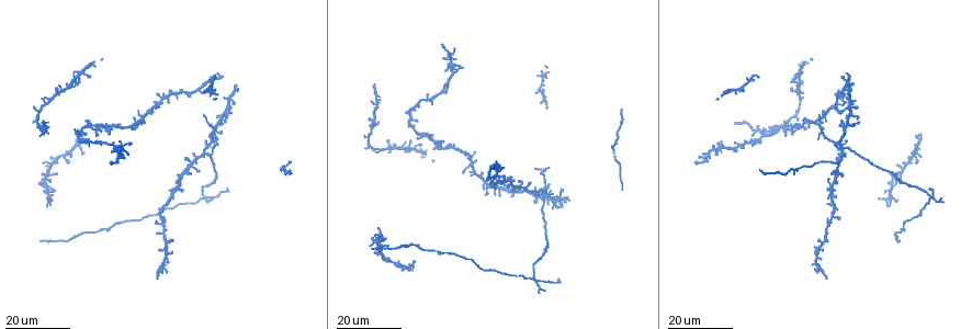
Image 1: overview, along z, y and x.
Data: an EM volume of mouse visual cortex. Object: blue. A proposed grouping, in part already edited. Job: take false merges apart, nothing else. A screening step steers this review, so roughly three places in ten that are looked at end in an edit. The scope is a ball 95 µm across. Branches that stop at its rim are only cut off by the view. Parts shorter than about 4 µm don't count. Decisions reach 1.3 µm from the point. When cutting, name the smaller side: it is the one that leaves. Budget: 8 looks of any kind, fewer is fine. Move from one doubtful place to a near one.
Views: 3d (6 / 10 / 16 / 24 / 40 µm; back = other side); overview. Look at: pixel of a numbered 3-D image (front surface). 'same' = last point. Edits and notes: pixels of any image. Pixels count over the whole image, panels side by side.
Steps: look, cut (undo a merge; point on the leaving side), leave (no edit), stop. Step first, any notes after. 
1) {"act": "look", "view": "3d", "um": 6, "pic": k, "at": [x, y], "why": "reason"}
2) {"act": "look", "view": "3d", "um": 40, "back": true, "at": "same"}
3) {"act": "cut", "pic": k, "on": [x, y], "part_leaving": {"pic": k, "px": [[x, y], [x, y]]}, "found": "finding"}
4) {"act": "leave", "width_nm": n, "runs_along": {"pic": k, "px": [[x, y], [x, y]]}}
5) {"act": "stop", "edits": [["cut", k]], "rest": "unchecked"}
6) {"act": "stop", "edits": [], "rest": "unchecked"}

{"act": "look", "view": "3d", "um": 16, "pic": 1, "at": [379, 234], "why": "calibre changes"}

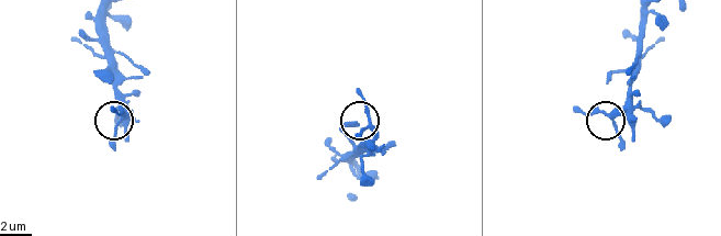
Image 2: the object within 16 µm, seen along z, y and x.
{"act": "look", "view": "3d", "um": 6, "pic": 2, "at": [371, 127]}

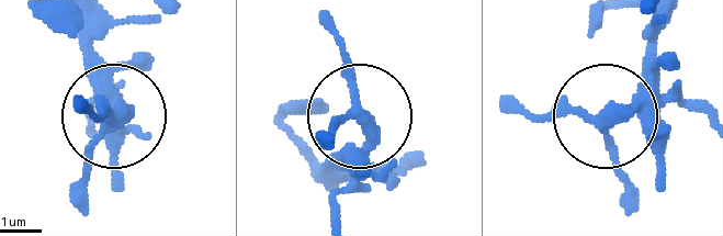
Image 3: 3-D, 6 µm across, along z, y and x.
{"act": "look", "view": "3d", "um": 6, "back": true, "pic": 3, "at": [359, 117]}

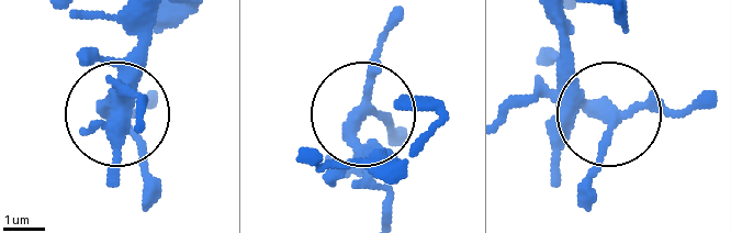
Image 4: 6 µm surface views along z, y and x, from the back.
{"act": "leave", "arms": 3, "found": "all the same cell"}

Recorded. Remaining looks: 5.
{"act": "look", "view": "3d", "um": 16, "pic": 1, "at": [377, 103], "why": "four or more arms meet"}

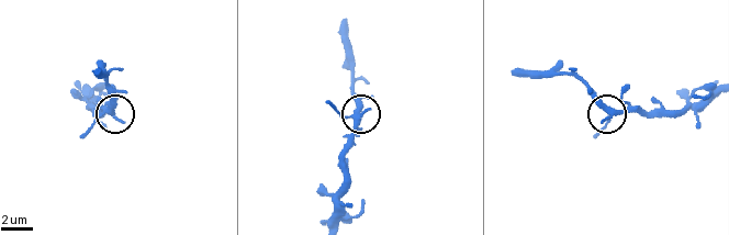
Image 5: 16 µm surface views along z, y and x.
{"act": "look", "view": "3d", "um": 10, "pic": 5, "at": [614, 113]}

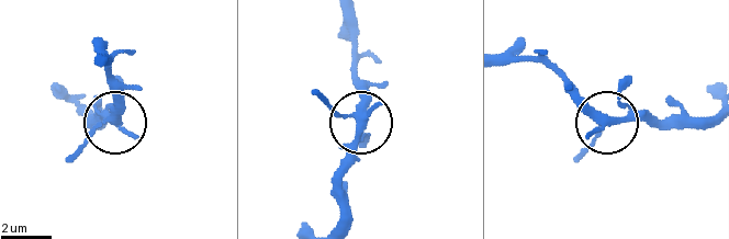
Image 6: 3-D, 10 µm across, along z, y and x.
{"act": "leave", "arms": 5, "found": "one cell here"}

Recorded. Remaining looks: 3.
{"act": "look", "view": "3d", "um": 16, "pic": 1, "at": [841, 148], "why": "side arm on a straight run"}

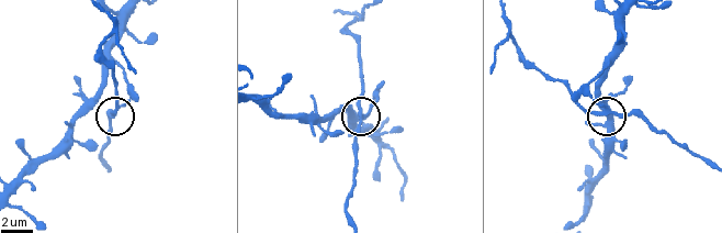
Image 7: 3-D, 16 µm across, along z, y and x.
{"act": "look", "view": "3d", "um": 6, "pic": 7, "at": [362, 120]}

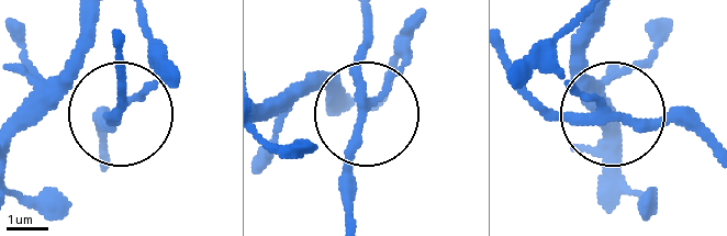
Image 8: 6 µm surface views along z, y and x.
{"act": "look", "view": "3d", "um": 6, "back": true, "pic": 8, "at": [608, 113]}

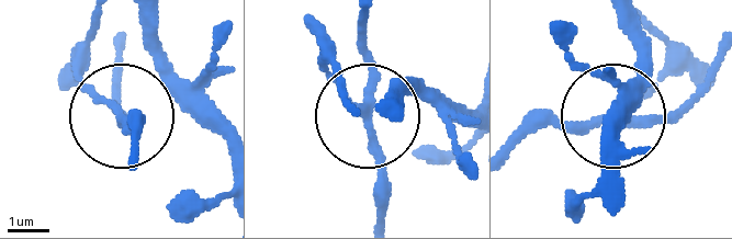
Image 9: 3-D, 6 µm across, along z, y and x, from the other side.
{"act": "leave", "width_nm": 200, "runs_along": {"pic": 9, "px": [[351, 98], [330, 66], [369, 111], [362, 27]]}, "found": "continuous, no second cell"}

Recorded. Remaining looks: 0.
{"act": "stop", "edits": [], "rest": "unchecked"}

